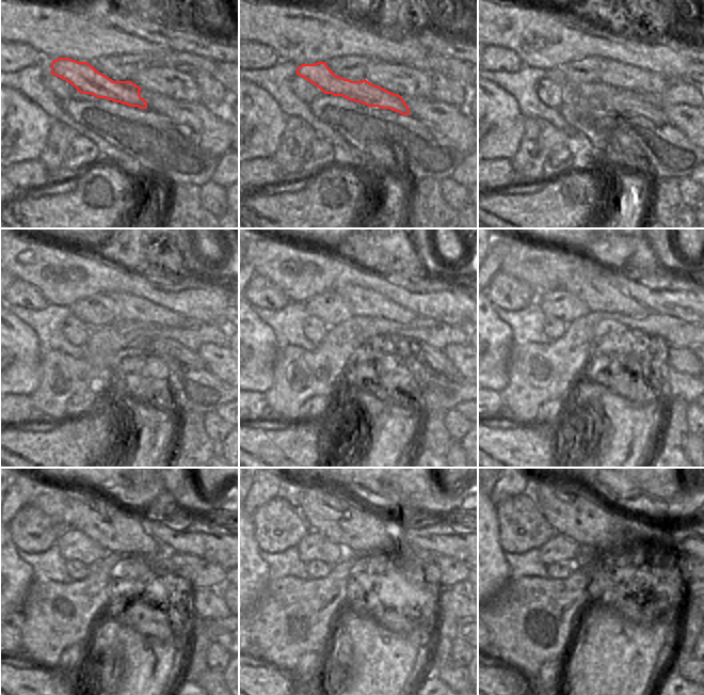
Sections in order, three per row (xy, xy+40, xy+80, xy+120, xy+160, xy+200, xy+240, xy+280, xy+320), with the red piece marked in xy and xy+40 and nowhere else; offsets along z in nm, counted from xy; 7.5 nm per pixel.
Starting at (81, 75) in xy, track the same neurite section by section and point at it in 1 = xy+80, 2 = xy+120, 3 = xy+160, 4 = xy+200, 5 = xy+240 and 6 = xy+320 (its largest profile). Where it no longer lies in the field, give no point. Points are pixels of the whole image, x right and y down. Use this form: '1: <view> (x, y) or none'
1: xy+80 (600, 95)
2: xy+120 (173, 348)
3: xy+160 (435, 359)
4: xy+200 (684, 360)
5: xy+240 (208, 603)
6: xy+320 (692, 589)

